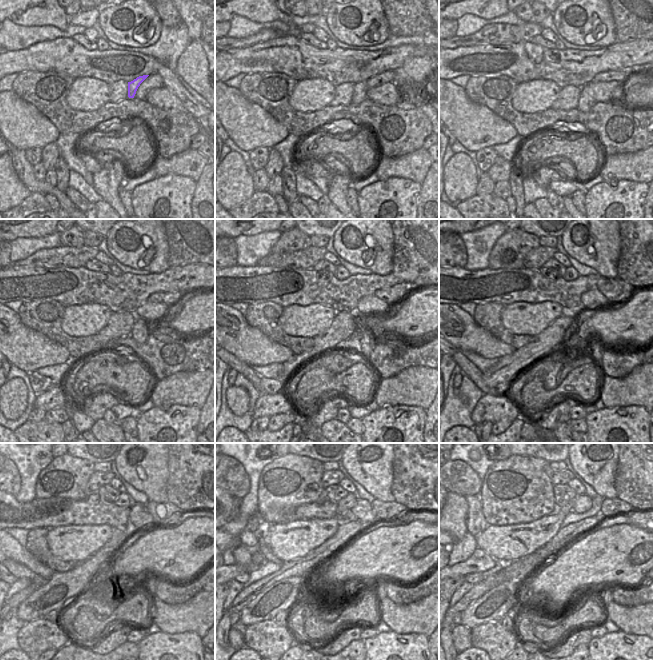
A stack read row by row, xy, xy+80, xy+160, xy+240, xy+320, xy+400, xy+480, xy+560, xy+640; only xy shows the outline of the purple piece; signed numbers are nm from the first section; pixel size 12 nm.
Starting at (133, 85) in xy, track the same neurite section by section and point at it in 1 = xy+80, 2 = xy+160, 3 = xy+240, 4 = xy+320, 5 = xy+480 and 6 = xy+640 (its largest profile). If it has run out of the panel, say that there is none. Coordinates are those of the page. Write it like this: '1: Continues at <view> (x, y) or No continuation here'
1: Continues at xy+80 (360, 89)
2: Continues at xy+160 (585, 102)
3: Continues at xy+240 (140, 333)
4: Continues at xy+320 (367, 340)
5: Continues at xy+480 (150, 585)
6: Continues at xy+640 (606, 596).

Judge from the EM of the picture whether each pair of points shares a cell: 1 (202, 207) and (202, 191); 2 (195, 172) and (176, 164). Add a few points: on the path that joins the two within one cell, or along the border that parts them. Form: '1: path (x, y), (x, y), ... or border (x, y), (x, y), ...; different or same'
1: path (202, 203), (202, 195); same
2: path (190, 169), (185, 164), (181, 164); same

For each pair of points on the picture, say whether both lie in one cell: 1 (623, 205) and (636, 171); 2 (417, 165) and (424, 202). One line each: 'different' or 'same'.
1: different
2: different

